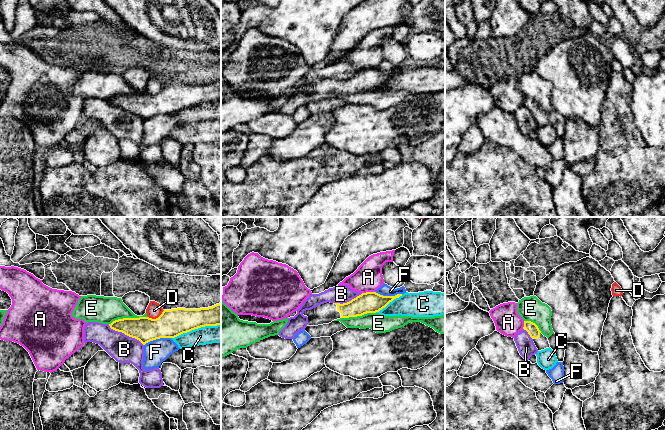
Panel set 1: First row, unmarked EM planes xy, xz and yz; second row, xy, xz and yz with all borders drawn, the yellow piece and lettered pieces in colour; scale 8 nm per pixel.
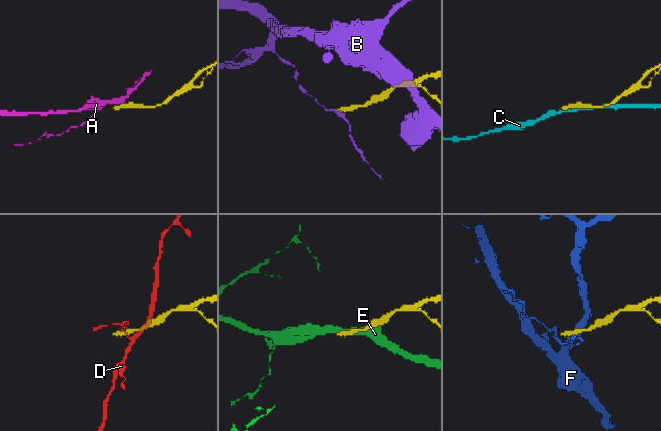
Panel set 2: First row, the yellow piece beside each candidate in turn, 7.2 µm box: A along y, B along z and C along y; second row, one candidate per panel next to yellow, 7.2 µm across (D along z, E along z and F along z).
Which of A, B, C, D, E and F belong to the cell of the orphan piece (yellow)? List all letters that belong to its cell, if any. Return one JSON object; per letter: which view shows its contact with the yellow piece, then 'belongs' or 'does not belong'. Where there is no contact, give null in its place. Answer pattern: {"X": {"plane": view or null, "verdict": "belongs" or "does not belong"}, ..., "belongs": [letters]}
{"A": {"plane": "xz", "verdict": "does not belong"}, "B": {"plane": "xy", "verdict": "does not belong"}, "C": {"plane": "xy", "verdict": "does not belong"}, "D": {"plane": "xy", "verdict": "does not belong"}, "E": {"plane": "xy", "verdict": "does not belong"}, "F": {"plane": "xy", "verdict": "does not belong"}, "belongs": []}

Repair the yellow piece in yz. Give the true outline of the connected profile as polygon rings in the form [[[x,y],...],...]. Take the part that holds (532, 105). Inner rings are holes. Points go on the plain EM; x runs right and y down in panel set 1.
[[[524,97],[523,105],[526,106],[530,113],[533,115],[533,118],[538,127],[550,123],[548,114],[541,109],[541,107],[535,99],[531,97]]]

